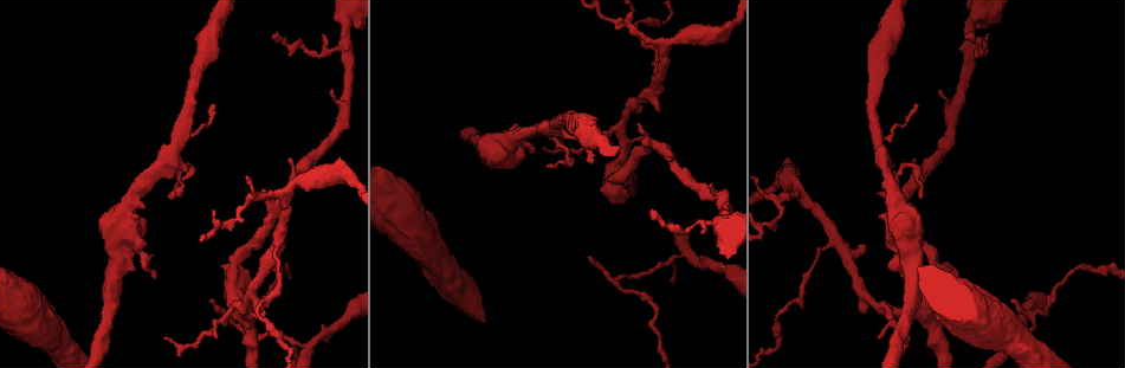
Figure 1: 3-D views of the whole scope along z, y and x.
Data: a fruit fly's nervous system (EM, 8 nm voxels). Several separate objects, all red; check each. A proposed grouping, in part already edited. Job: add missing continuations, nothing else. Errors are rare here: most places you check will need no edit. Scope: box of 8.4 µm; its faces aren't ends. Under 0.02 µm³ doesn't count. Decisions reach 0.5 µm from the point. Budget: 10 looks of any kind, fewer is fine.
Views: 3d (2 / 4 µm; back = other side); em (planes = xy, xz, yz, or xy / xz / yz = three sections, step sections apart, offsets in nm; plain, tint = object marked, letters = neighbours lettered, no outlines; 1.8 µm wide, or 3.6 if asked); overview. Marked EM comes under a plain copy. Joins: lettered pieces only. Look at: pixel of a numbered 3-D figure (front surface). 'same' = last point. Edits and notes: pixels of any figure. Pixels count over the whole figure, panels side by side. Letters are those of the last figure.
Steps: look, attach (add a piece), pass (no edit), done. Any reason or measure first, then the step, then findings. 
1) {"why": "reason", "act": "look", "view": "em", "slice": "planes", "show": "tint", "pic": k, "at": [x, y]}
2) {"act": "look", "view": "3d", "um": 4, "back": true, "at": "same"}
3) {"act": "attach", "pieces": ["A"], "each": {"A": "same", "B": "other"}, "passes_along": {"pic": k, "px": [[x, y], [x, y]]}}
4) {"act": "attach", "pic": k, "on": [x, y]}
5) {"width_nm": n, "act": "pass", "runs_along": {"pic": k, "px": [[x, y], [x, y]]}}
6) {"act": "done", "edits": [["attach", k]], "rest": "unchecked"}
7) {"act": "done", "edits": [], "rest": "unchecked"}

{"why": "branch point", "act": "look", "view": "3d", "um": 2, "pic": 1, "at": [242, 307]}

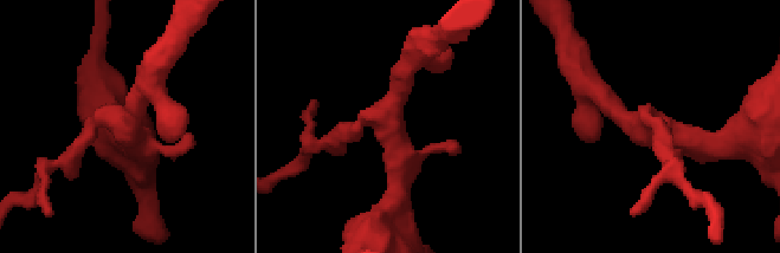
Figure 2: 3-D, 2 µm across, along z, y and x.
{"act": "look", "view": "em", "slice": "planes", "show": "letters", "pic": 2, "at": [658, 124]}

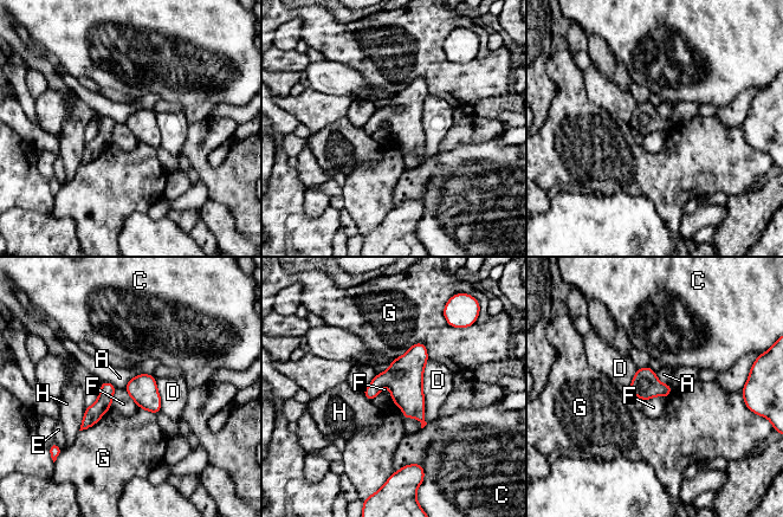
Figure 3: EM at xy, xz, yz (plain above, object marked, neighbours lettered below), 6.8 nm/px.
{"act": "pass", "each": {"A": "other", "C": "other", "D": "other", "E": "other", "F": "other", "G": "other", "H": "other"}, "border": {"pic": 3, "px": [[665, 398], [654, 395], [644, 402]]}, "found": "no lettered piece goes on from it"}

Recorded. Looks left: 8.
{"why": "thin end", "act": "look", "view": "3d", "um": 4, "pic": 1, "at": [210, 300]}

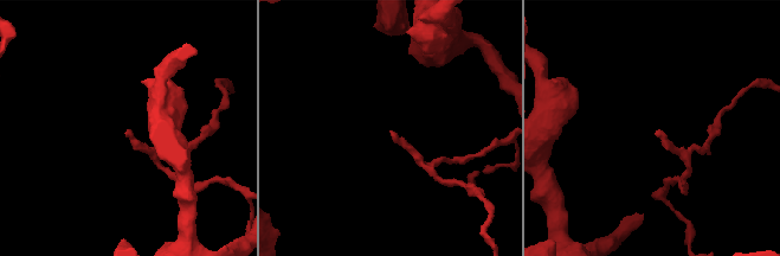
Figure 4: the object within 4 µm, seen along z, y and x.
{"act": "look", "view": "em", "slice": "yz", "step": 4, "show": "letters", "pic": 4, "at": [391, 132]}

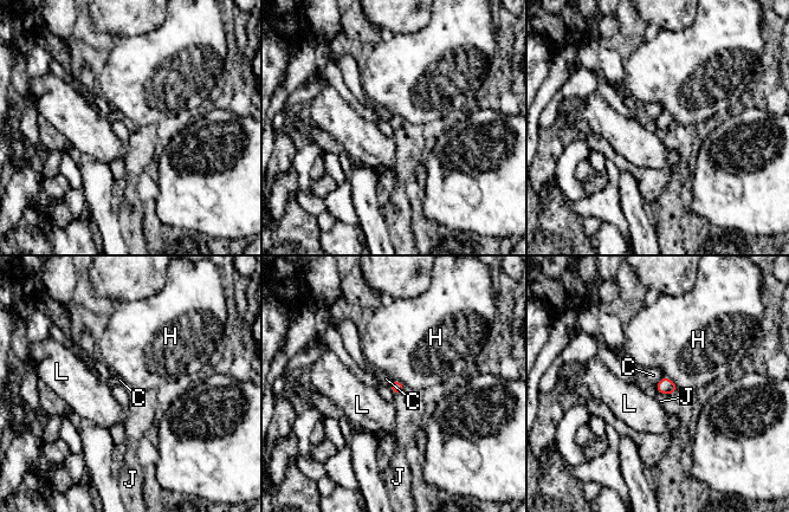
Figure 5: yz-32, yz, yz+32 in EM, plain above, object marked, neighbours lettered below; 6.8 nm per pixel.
{"why": "another direction", "act": "look", "view": "em", "slice": "planes", "show": "letters", "at": "same"}

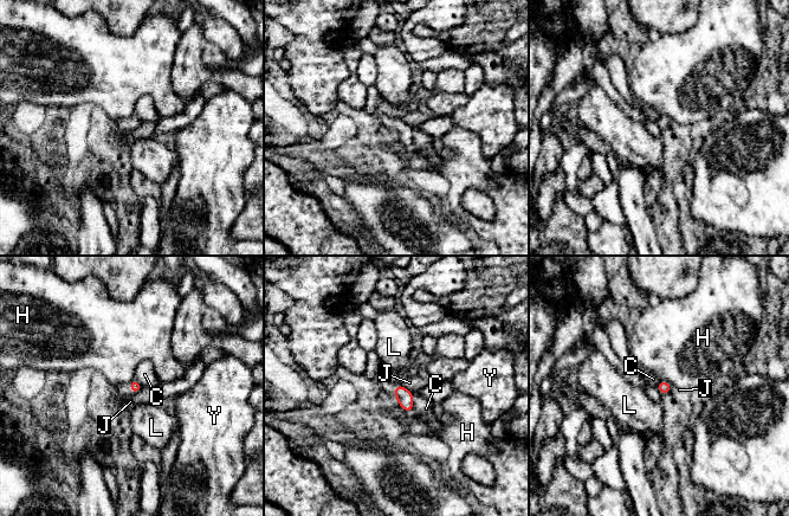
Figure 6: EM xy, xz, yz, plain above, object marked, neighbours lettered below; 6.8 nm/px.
{"act": "pass", "each": {"C": "other", "H": "other", "J": "other", "L": "other", "Y": "other"}, "border": {"pic": 6, "px": [[412, 392], [413, 410]]}, "found": "no lettered piece goes on from it"}

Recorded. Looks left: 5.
{"why": "free end", "act": "look", "view": "3d", "um": 4, "pic": 1, "at": [639, 124]}

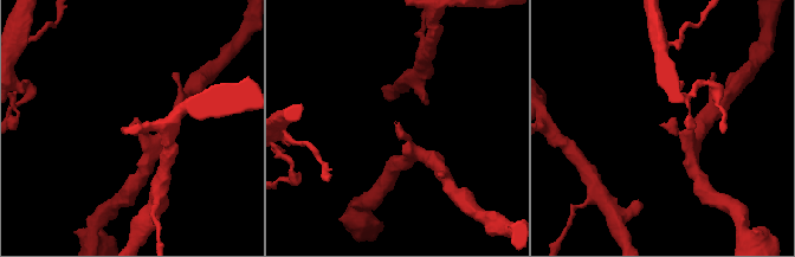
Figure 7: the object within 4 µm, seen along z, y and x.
{"why": "need the tissue", "act": "look", "view": "em", "slice": "xy", "step": 16, "show": "tint", "pic": 7, "at": [663, 123]}

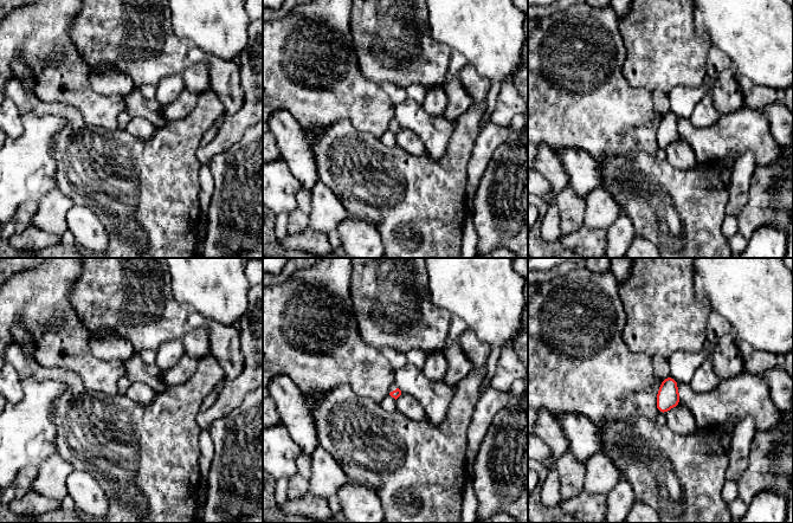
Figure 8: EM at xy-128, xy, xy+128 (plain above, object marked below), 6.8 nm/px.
{"act": "look", "view": "em", "slice": "planes", "show": "letters", "at": "same"}

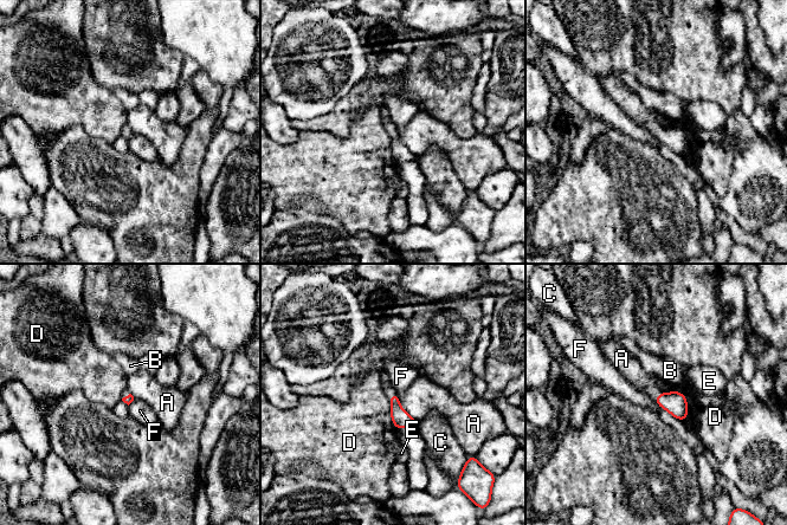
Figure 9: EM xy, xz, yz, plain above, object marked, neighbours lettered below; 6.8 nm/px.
{"act": "pass", "each": {"A": "other", "B": "other", "C": "other", "D": "other", "E": "other", "F": "other"}, "border": {"pic": 9, "px": [[398, 394], [400, 406], [418, 422]]}, "found": "none of them fits"}

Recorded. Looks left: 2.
{"why": "free end", "act": "look", "view": "3d", "um": 4, "pic": 1, "at": [940, 92]}

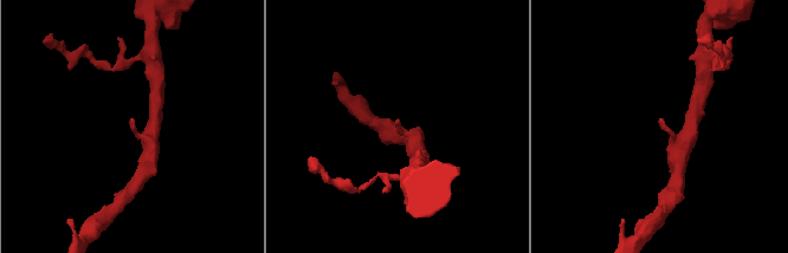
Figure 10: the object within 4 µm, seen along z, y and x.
{"why": "now the EM", "act": "look", "view": "em", "slice": "planes", "show": "letters", "pic": 10, "at": [659, 118]}

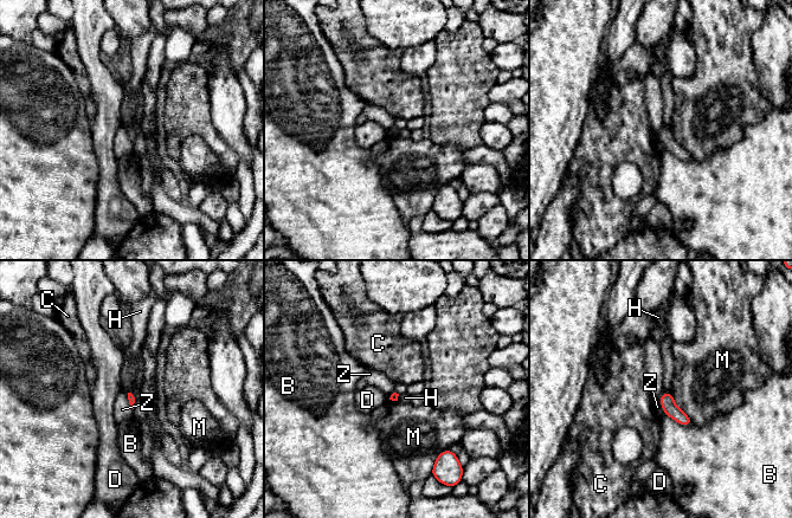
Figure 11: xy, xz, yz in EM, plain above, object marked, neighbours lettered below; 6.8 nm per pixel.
{"longest_contact_nm": ["M", 260], "act": "pass", "each": {"B": "other", "C": "other", "D": "other", "H": "other", "M": "other", "Z": "other"}, "border": {"pic": 11, "px": [[664, 390], [669, 393]]}, "found": "no lettered piece goes on from it"}

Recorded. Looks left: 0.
{"act": "done", "edits": [], "rest": "unchecked"}

